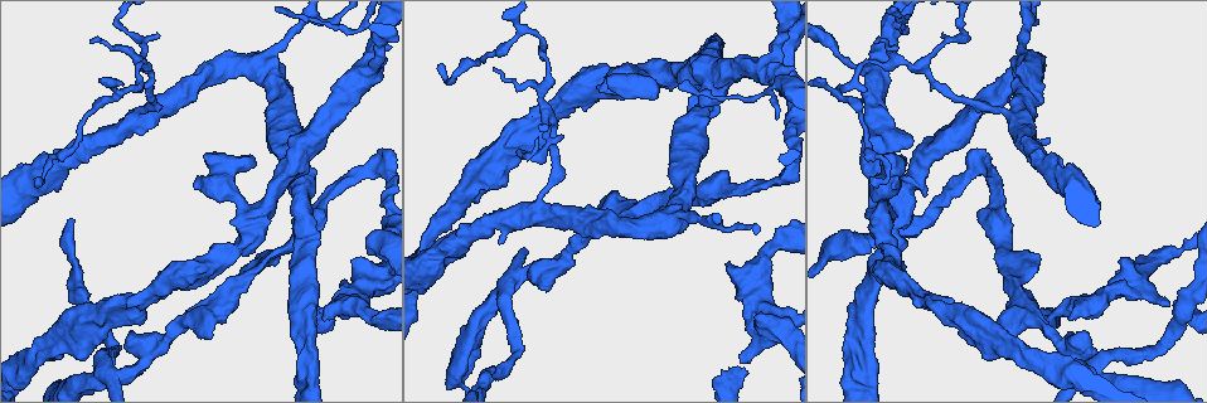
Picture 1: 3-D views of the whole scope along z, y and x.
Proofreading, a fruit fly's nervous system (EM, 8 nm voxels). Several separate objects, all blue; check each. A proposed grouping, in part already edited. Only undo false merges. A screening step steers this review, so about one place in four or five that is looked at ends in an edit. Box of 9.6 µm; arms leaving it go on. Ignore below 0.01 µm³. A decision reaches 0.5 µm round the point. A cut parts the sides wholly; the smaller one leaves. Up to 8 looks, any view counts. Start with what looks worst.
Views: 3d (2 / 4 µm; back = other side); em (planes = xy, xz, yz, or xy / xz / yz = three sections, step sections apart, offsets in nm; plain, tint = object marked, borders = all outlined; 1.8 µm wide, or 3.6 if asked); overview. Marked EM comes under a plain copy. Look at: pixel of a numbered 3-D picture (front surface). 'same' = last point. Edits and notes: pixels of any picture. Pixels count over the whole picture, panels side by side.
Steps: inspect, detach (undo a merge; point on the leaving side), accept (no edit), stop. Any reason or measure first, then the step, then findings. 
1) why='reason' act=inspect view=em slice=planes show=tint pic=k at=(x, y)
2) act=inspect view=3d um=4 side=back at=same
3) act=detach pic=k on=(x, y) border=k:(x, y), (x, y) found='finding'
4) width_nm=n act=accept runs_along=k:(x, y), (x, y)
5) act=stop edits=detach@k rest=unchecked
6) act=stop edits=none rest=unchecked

why='three arms meet' act=inspect view=em slice=planes show=tint pic=1 at=(550, 116)

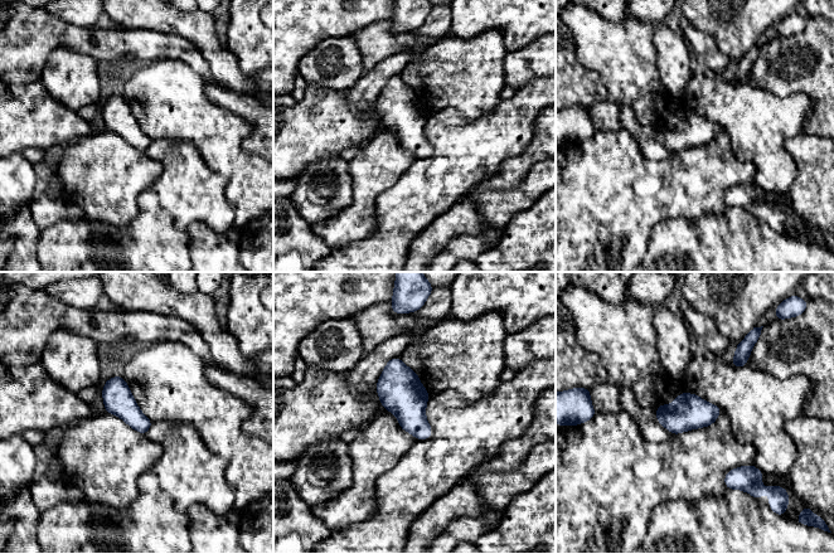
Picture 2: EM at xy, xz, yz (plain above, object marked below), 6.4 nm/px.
act=accept found='all the same neuron'

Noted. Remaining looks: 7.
why='four arms meet' act=inspect view=3d um=4 pic=1 at=(507, 289)

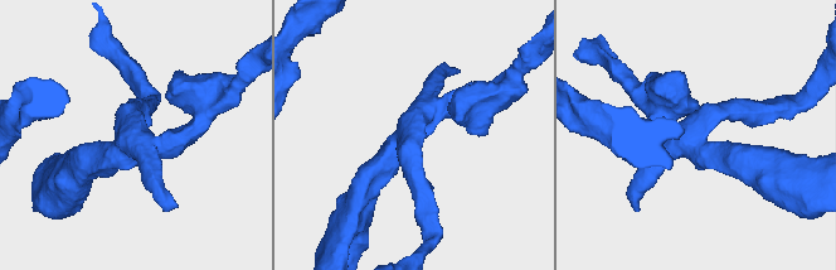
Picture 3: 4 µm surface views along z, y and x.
arms=4 act=inspect view=em slice=planes show=tint pic=3 at=(132, 147)

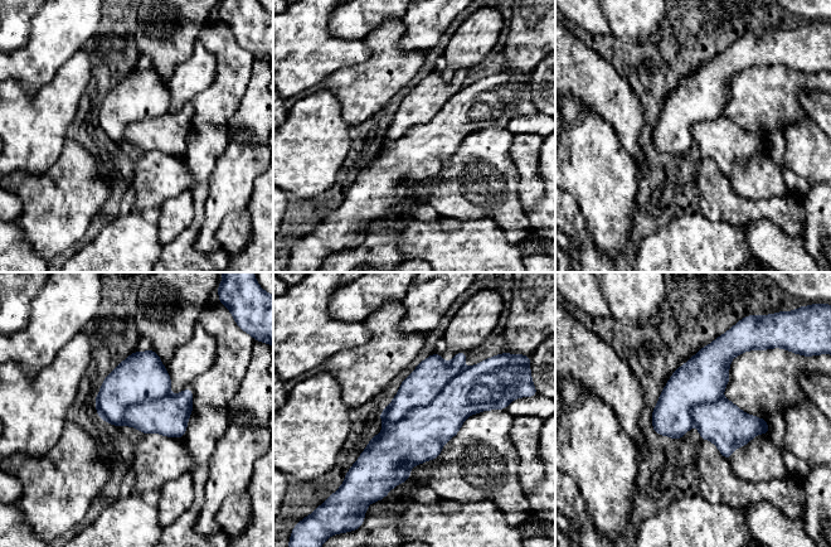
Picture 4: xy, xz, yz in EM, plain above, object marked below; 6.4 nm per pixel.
act=detach pic=4 on=(424, 383) border=4:(463, 369), (383, 431) found='a second neuron is stuck on'

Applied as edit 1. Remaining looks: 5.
act=inspect view=overview

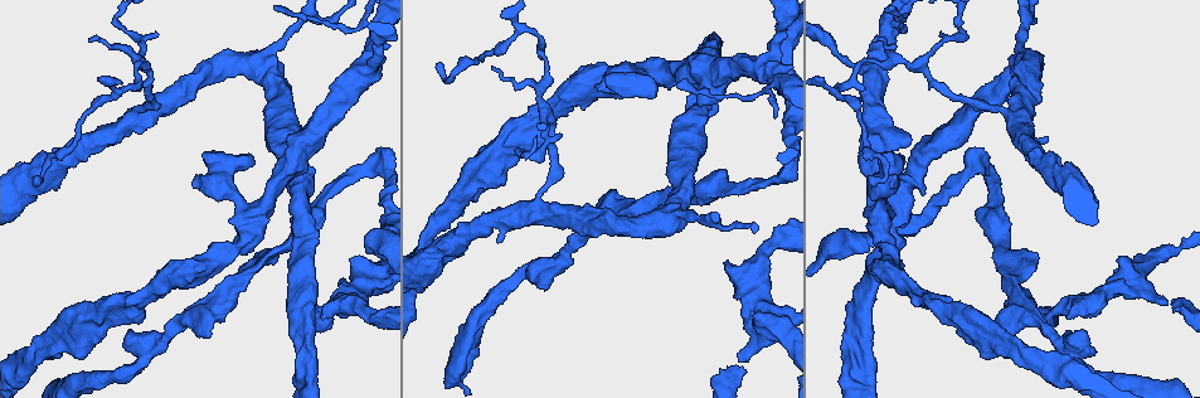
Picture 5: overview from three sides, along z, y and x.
why='thick turns thin' act=inspect view=3d um=4 pic=5 at=(379, 271)

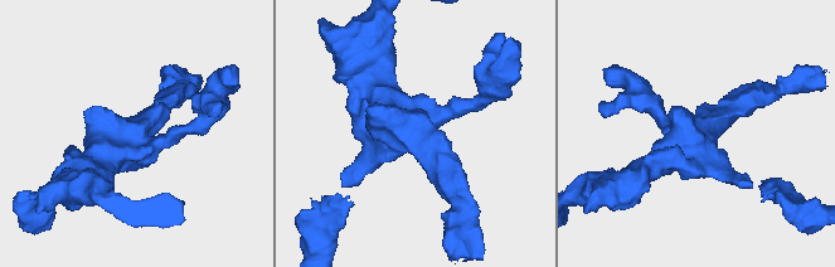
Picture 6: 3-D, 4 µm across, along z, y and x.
act=inspect view=em um=3.6 slice=planes show=tint pic=6 at=(132, 130)

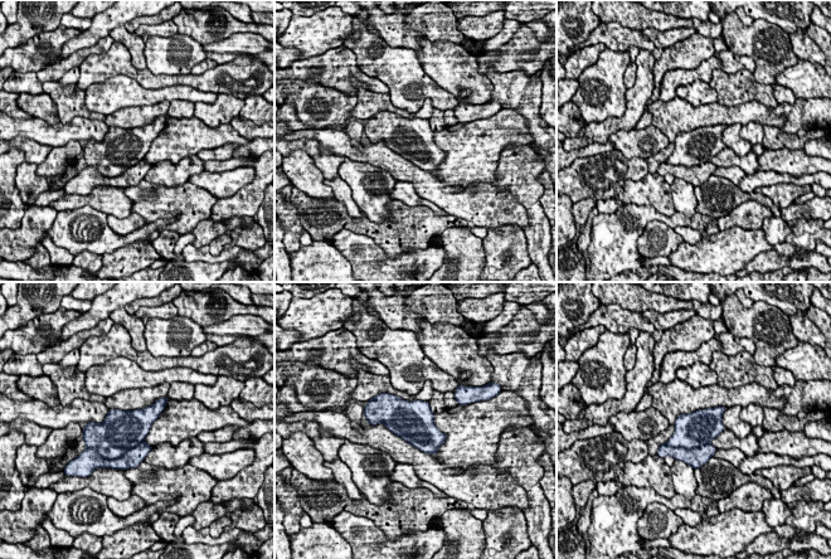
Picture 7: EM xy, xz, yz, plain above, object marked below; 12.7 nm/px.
width_nm=480 act=detach pic=7 on=(696, 457) border=7:(664, 443), (685, 448), (709, 443) found='two neurons meet here'

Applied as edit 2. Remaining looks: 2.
act=stop edits=detach@4,detach@7 rest=unchecked

